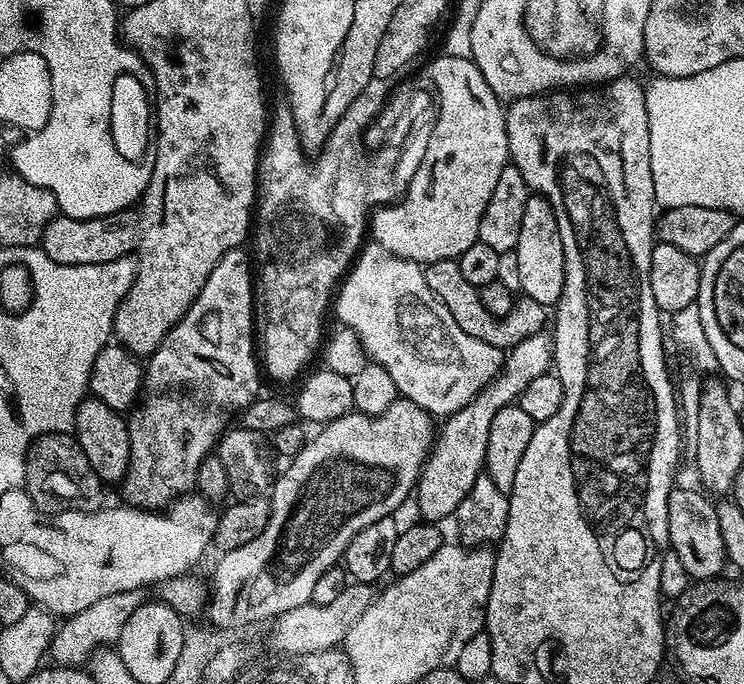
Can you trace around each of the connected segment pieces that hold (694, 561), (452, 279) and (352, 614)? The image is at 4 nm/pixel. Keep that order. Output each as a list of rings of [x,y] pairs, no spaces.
[[[673,487],[668,499],[668,543],[670,550],[682,562],[689,581],[714,580],[726,568],[726,557],[722,546],[722,530],[718,527],[716,504],[708,501],[703,491],[692,488]]]
[[[439,260],[433,264],[423,265],[423,269],[426,286],[430,286],[430,290],[434,290],[434,294],[440,299],[442,306],[446,306],[446,310],[450,310],[454,322],[458,322],[458,326],[462,326],[462,330],[466,330],[466,334],[474,334],[474,338],[482,338],[482,342],[490,342],[490,346],[501,350],[511,350],[520,342],[526,342],[526,338],[545,331],[546,325],[549,323],[549,309],[543,304],[534,302],[534,298],[526,295],[521,295],[513,303],[510,314],[492,316],[486,310],[486,306],[482,306],[480,289],[470,286],[470,282],[466,282],[466,278],[462,278],[462,270],[456,260]]]
[[[348,582],[345,589],[342,590],[342,594],[334,602],[326,605],[309,602],[302,606],[294,606],[294,610],[286,610],[281,616],[275,617],[274,623],[271,625],[271,627],[273,626],[272,648],[276,654],[301,656],[343,645],[350,626],[354,626],[354,622],[358,622],[358,618],[362,618],[362,614],[366,614],[373,599],[373,585]]]

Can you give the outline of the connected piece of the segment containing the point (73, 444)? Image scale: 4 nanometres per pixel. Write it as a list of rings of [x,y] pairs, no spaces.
[[[47,432],[45,436],[37,436],[28,448],[28,457],[24,459],[24,488],[36,507],[41,512],[99,512],[105,503],[105,485],[94,474],[94,466],[86,462],[86,454],[82,454],[80,443],[75,435],[67,432]]]

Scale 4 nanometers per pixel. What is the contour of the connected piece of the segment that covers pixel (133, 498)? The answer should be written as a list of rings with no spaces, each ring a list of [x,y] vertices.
[[[243,247],[230,250],[218,262],[218,266],[214,266],[214,270],[210,270],[210,278],[206,282],[206,286],[202,286],[202,290],[198,294],[198,298],[194,298],[194,302],[188,307],[188,312],[181,320],[176,323],[166,334],[164,341],[158,345],[152,355],[146,360],[146,380],[158,387],[164,388],[161,392],[152,392],[148,397],[145,395],[131,409],[130,415],[127,417],[128,433],[130,434],[130,466],[128,473],[124,475],[122,481],[122,489],[124,488],[124,496],[129,505],[133,508],[146,508],[149,510],[164,510],[171,505],[173,500],[179,500],[180,497],[189,495],[196,488],[196,479],[198,478],[198,466],[202,466],[202,462],[210,455],[213,455],[214,449],[226,429],[229,427],[228,415],[231,412],[239,413],[257,400],[261,395],[260,376],[262,380],[262,368],[258,363],[258,348],[254,343],[254,264],[244,253]]]

